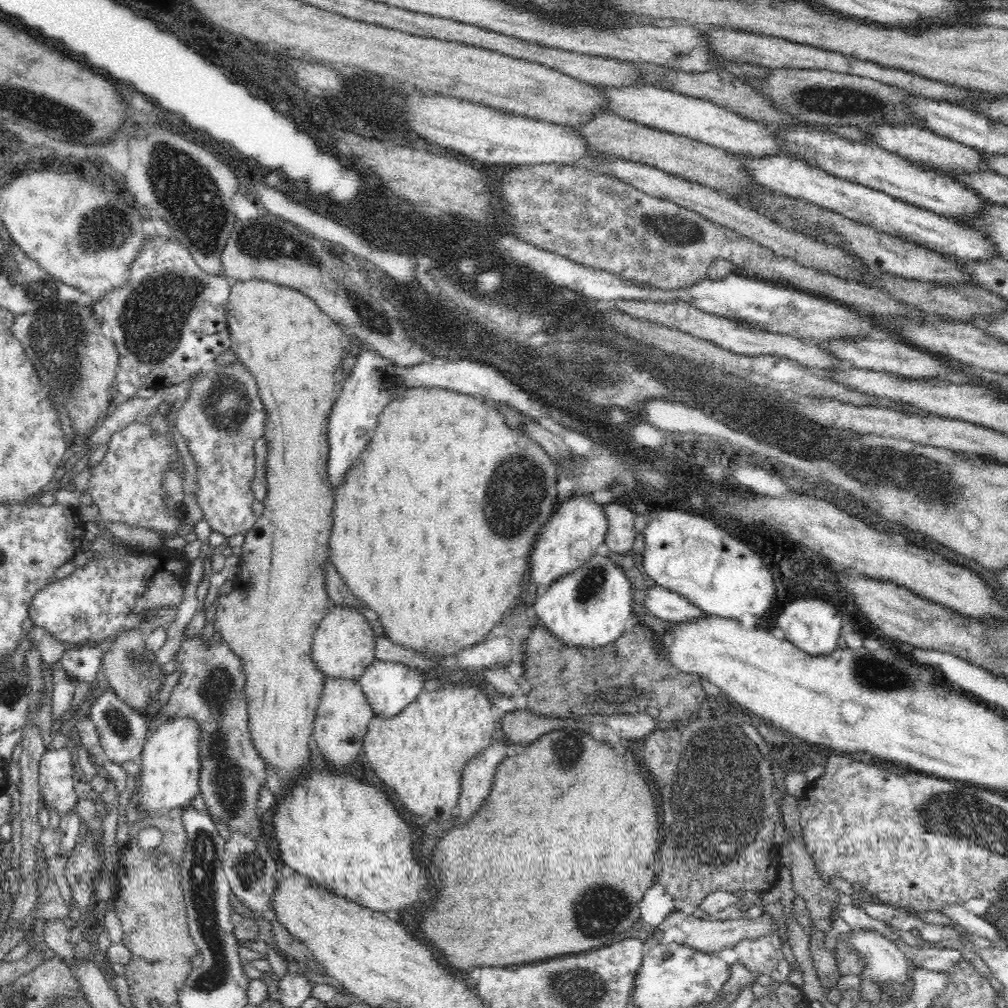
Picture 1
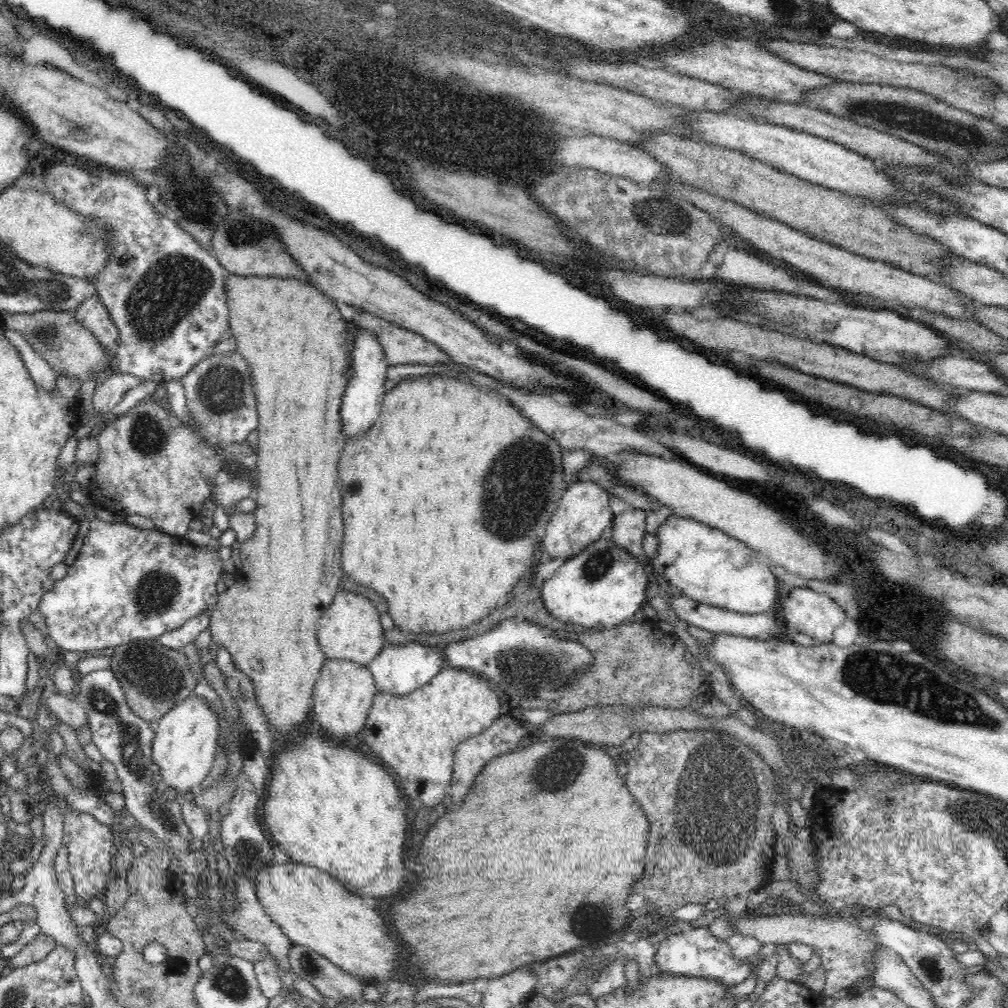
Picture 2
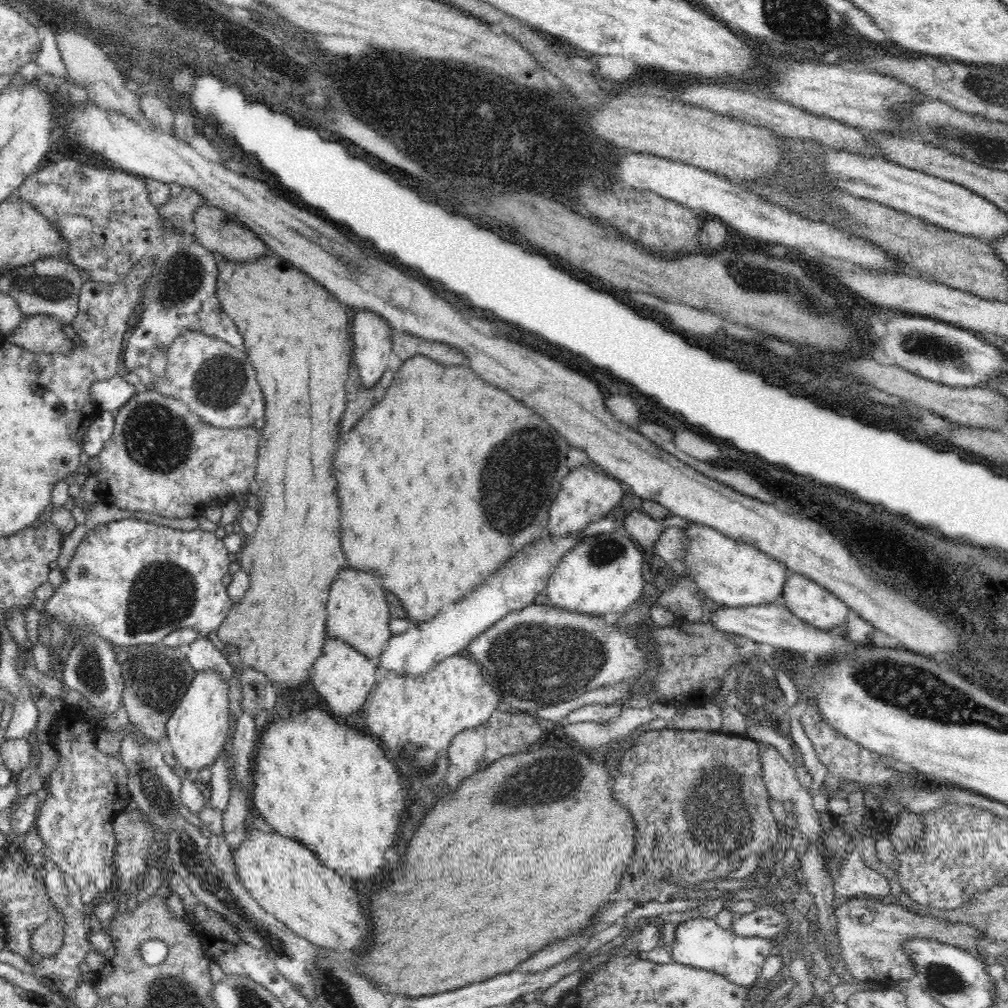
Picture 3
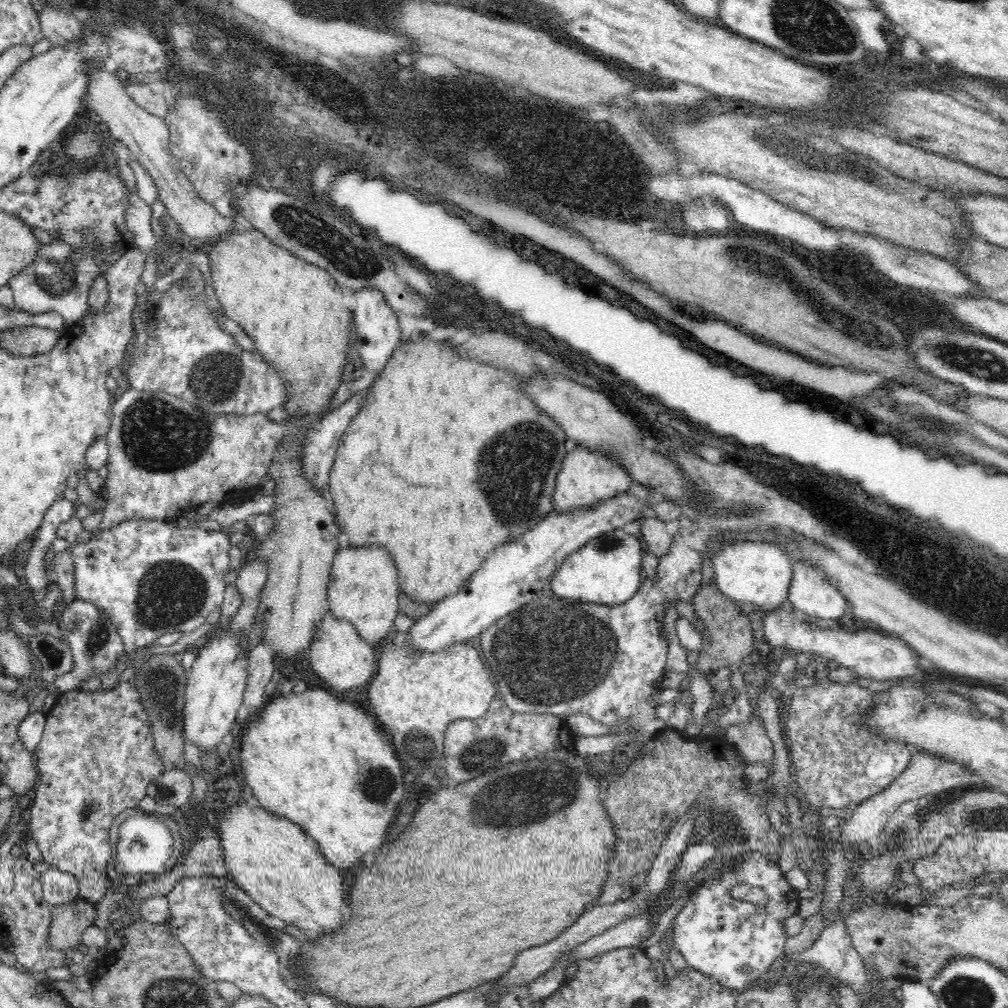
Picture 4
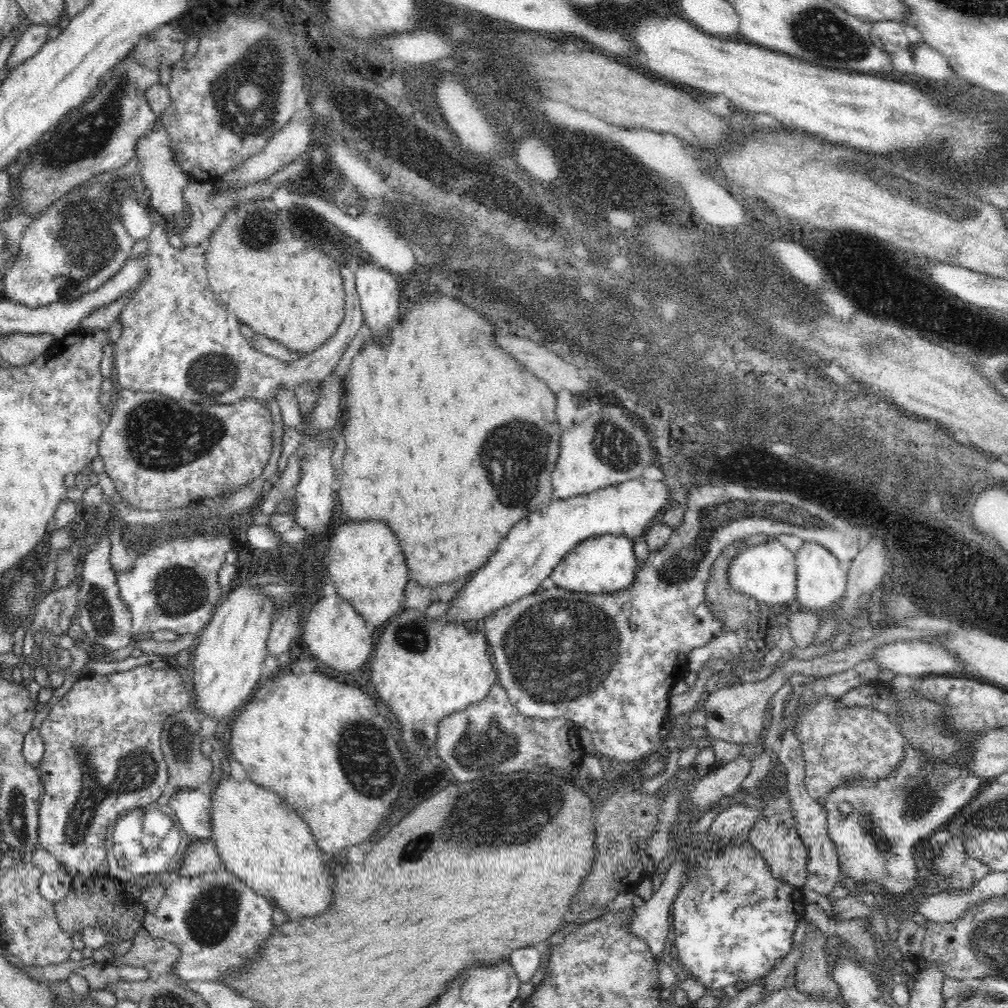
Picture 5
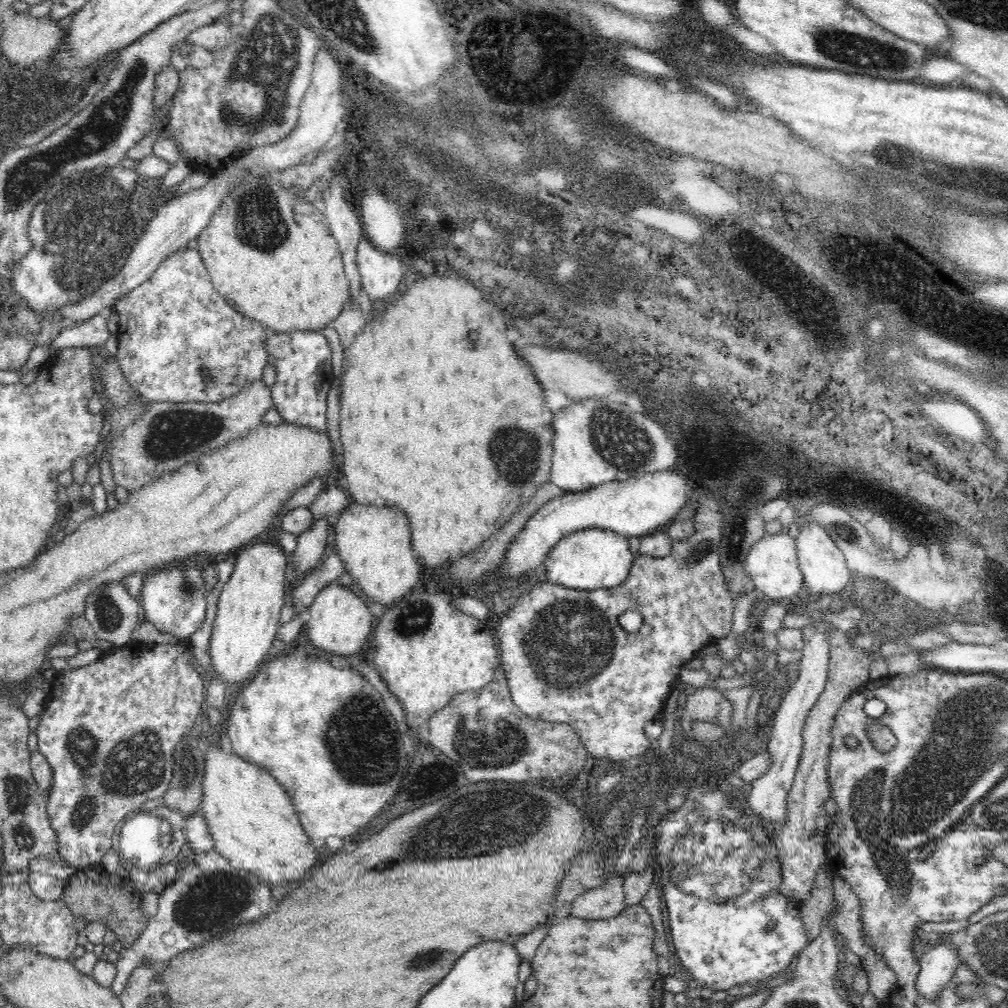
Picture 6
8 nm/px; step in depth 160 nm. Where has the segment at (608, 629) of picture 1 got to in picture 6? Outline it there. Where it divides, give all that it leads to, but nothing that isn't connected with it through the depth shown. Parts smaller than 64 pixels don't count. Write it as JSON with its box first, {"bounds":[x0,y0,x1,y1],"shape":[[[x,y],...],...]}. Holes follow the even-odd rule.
{"bounds":[545,529,636,590],"shape":[[[587,529],[560,540],[546,558],[545,569],[549,584],[556,582],[576,590],[612,589],[624,583],[636,555],[630,552],[628,538],[609,529]]]}

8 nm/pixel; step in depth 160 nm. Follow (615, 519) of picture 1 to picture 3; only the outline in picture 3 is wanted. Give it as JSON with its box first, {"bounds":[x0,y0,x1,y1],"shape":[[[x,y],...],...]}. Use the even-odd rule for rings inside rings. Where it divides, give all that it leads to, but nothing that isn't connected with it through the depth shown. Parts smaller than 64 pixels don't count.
{"bounds":[624,511,664,549],"shape":[[[633,511],[624,518],[626,536],[644,549],[653,548],[664,530],[661,520],[641,511]]]}

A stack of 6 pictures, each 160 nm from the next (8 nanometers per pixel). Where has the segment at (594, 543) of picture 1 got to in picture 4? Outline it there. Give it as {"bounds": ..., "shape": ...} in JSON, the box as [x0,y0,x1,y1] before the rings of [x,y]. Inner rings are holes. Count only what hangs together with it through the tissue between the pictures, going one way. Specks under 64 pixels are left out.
{"bounds":[553,445,632,514],"shape":[[[571,445],[562,470],[556,476],[555,491],[553,494],[553,510],[558,514],[568,513],[577,508],[590,508],[598,502],[604,502],[608,498],[614,498],[628,490],[632,479],[627,470],[617,463],[617,460],[609,454],[593,452],[585,446]]]}

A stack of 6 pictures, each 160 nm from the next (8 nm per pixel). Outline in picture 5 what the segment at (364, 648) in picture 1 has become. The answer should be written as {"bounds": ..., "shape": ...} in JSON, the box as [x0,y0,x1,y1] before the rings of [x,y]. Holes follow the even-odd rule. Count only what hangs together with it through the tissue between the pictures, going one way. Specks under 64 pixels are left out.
{"bounds":[325,522,409,630],"shape":[[[347,522],[338,528],[330,543],[325,562],[335,594],[349,602],[371,630],[399,614],[409,574],[406,557],[388,526],[384,522]]]}

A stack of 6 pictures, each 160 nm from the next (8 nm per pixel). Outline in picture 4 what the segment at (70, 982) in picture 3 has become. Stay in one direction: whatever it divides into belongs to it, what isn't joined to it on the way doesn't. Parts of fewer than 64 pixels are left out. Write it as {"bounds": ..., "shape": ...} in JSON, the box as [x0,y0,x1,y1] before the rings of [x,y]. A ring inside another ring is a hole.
{"bounds":[41,870,82,907],"shape":[[[47,870],[41,878],[43,897],[52,907],[62,904],[74,904],[79,898],[78,884],[82,881],[69,872]]]}

